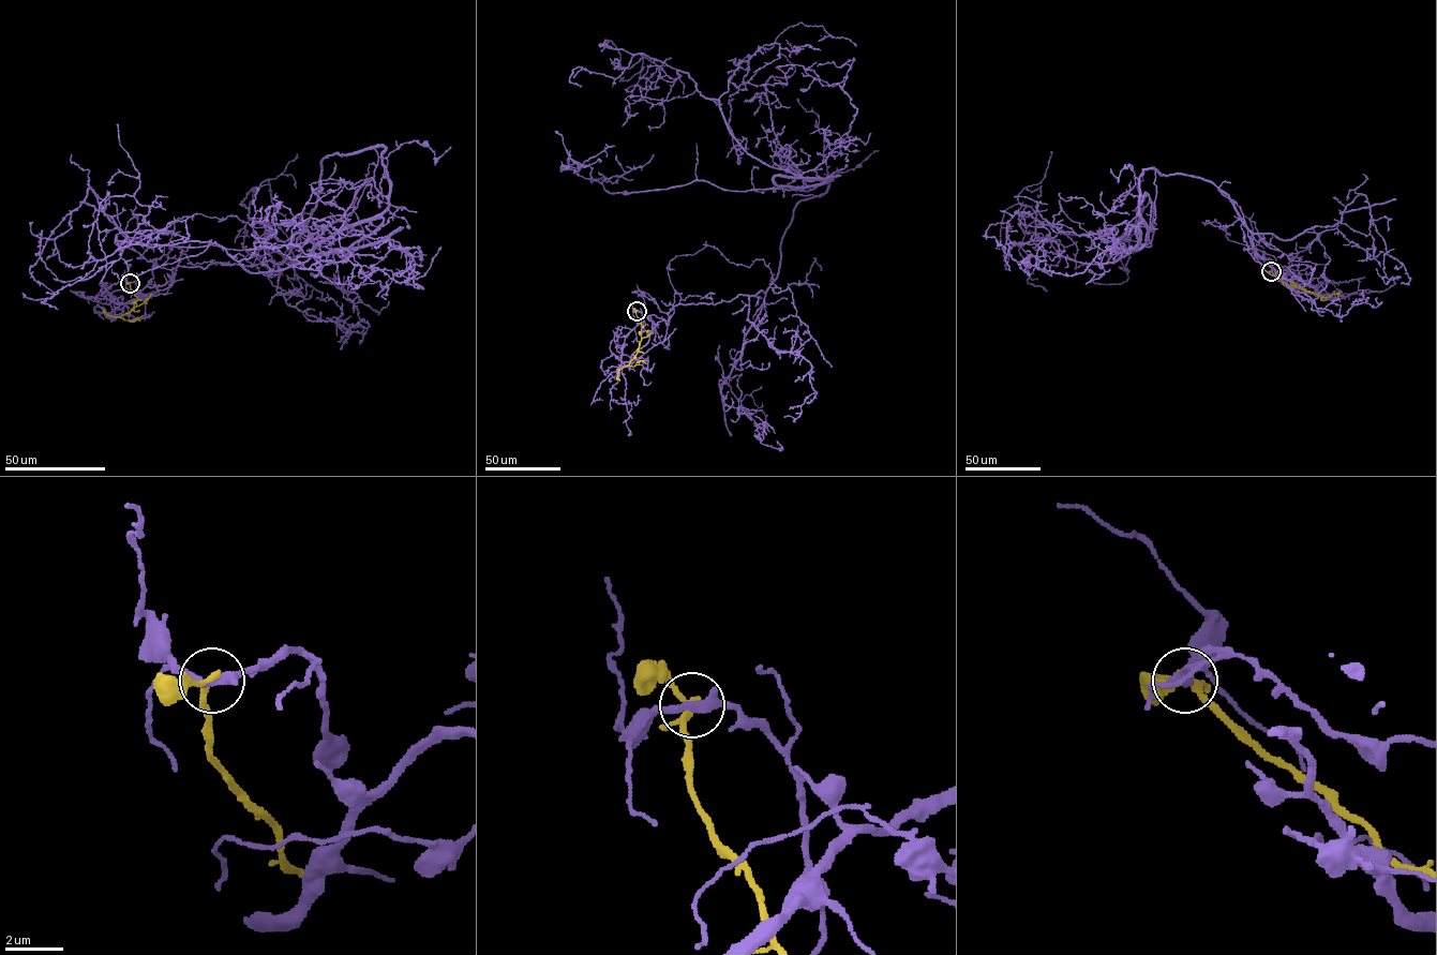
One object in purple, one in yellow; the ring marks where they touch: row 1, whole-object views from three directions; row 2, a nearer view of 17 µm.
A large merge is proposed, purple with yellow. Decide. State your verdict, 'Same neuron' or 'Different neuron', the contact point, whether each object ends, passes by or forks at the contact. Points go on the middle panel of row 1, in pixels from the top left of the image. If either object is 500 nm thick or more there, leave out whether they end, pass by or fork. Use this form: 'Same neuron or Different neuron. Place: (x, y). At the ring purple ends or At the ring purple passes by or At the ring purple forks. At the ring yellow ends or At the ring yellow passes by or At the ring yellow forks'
Different neuron. Place: (637, 311). At the ring purple passes by. At the ring yellow forks

